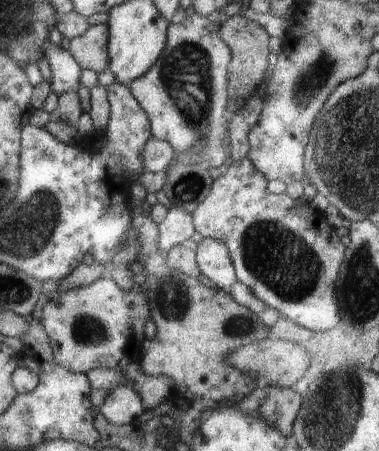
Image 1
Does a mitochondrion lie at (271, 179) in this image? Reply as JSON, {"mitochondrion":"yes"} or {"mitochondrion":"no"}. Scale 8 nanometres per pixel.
{"mitochondrion":"no"}

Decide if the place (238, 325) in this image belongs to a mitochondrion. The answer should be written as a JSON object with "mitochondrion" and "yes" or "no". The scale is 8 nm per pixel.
{"mitochondrion":"yes"}

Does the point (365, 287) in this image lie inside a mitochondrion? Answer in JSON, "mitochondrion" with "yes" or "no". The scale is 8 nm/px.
{"mitochondrion":"yes"}

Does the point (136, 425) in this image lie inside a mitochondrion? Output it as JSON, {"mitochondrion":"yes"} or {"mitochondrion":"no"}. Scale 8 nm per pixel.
{"mitochondrion":"no"}

